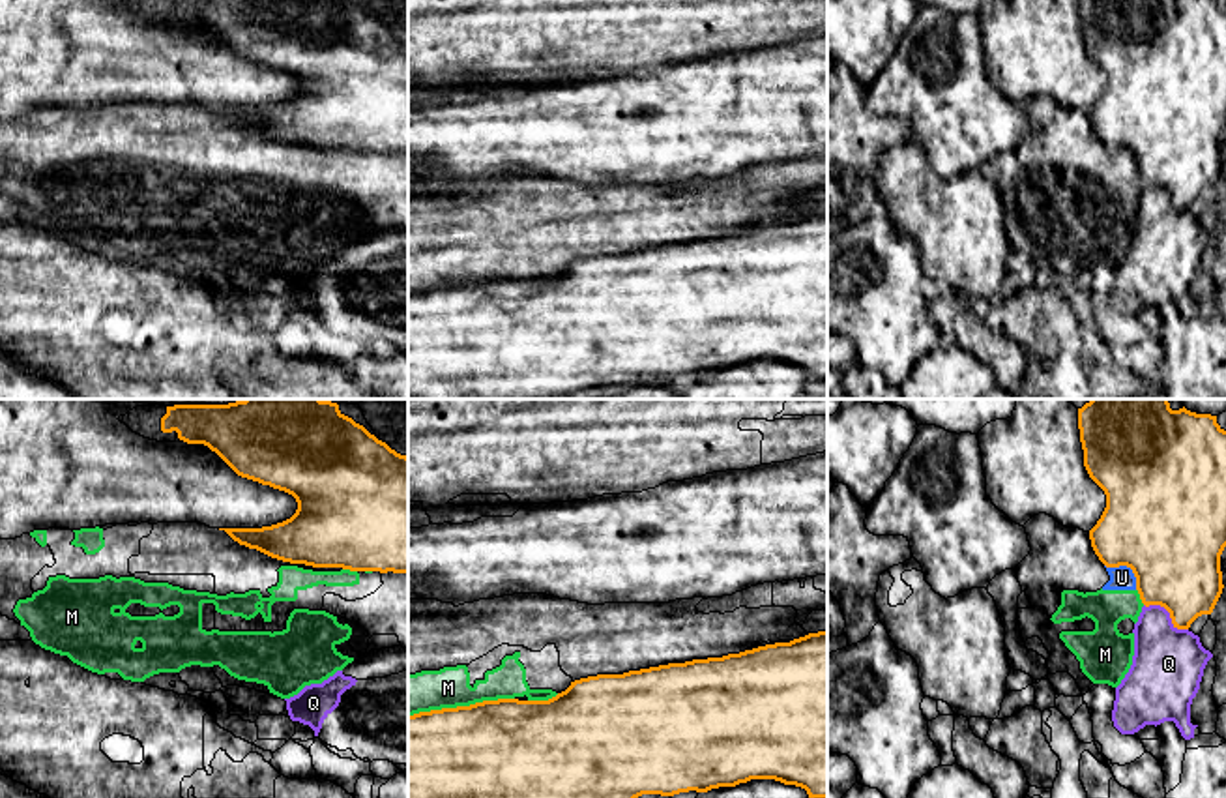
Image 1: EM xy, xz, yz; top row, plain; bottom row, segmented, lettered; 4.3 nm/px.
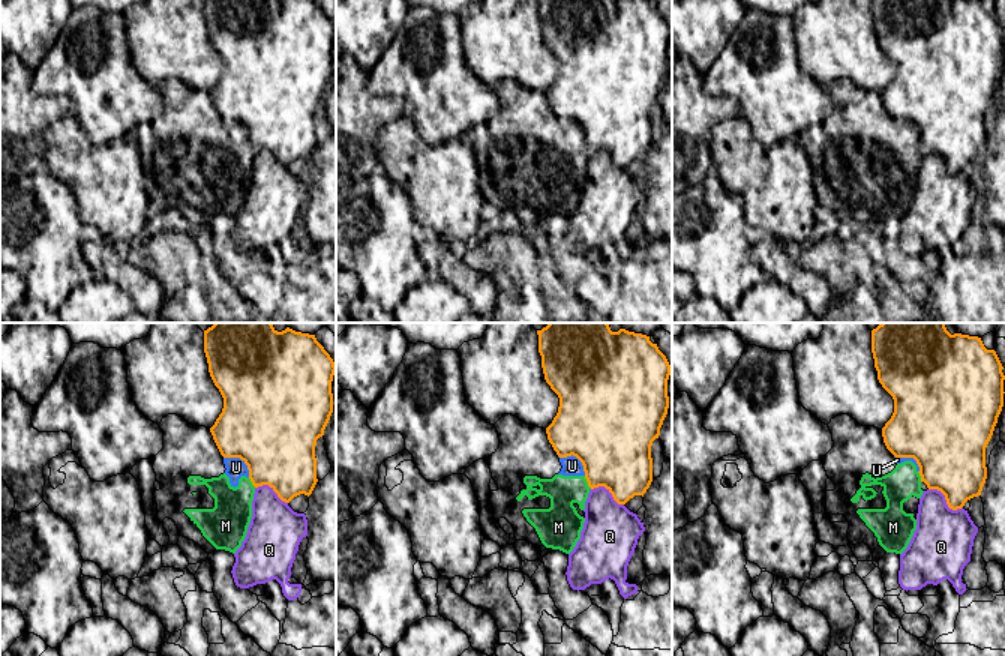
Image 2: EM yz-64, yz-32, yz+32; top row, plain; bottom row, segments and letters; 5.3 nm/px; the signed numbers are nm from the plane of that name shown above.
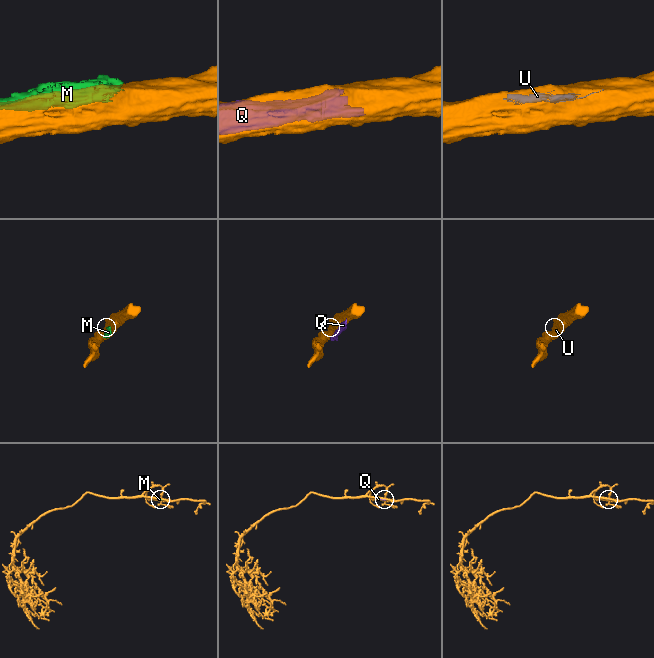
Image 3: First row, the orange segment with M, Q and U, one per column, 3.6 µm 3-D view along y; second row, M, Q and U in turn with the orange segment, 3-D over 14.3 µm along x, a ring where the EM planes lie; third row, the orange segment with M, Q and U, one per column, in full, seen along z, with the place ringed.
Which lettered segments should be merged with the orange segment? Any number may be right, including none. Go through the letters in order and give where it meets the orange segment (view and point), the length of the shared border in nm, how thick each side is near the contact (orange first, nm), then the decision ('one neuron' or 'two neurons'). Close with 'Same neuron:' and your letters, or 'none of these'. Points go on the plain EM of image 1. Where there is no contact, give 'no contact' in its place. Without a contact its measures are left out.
M: xz (461, 287) | 460 nm | 500/180 nm | two neurons
Q: yz (1168, 192) | 220 nm | 400/300 nm | two neurons
U: yz (1127, 147) | 180 nm | 500/100 nm | two neurons
Same neuron: none of these

